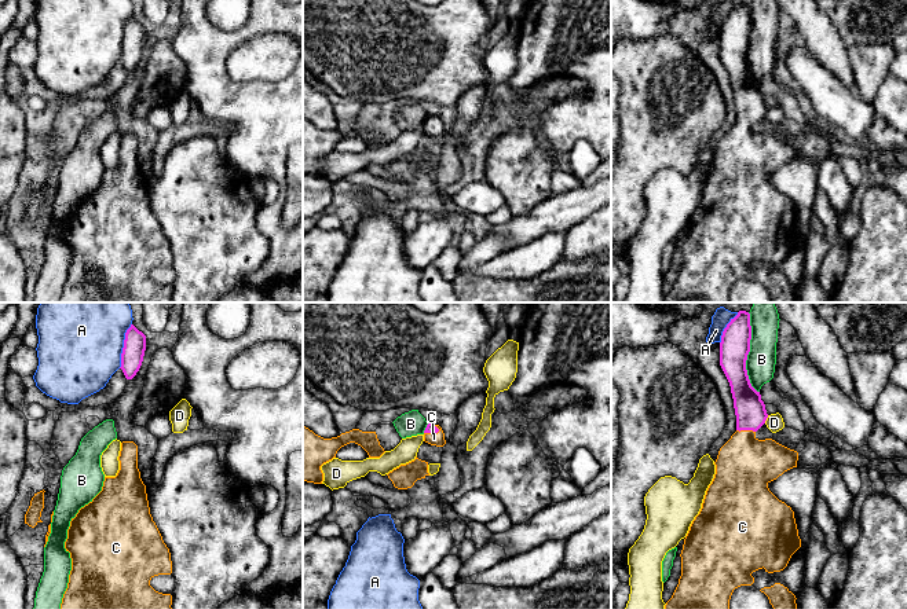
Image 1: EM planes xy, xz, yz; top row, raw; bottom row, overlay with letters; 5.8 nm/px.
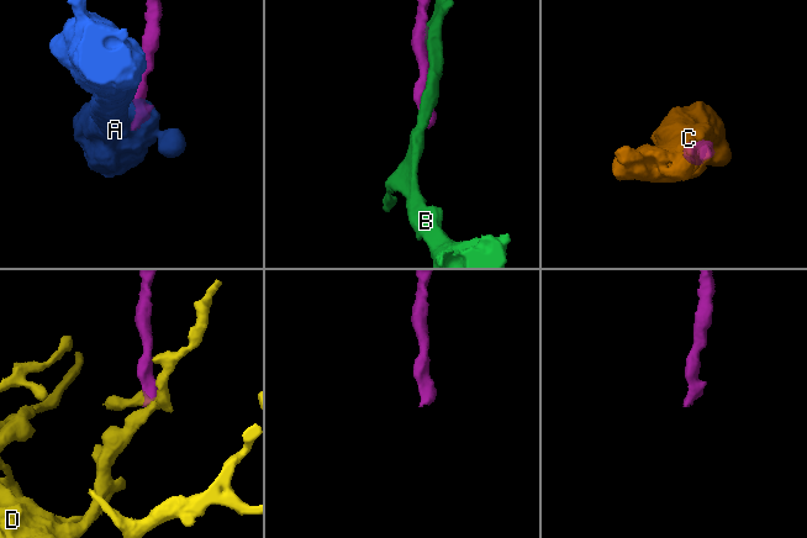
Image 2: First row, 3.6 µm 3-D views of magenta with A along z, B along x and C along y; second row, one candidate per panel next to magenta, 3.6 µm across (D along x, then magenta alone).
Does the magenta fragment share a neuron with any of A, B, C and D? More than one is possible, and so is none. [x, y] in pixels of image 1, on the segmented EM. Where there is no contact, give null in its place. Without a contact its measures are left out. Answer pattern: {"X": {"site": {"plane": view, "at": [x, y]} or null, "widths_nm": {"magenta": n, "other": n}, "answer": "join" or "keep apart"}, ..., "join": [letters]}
{"A": {"site": {"plane": "xy", "at": [124, 345]}, "widths_nm": {"magenta": 130, "other": 480}, "answer": "keep apart"}, "B": {"site": {"plane": "yz", "at": [749, 351]}, "widths_nm": {"magenta": 180, "other": 180}, "answer": "keep apart"}, "C": {"site": {"plane": "yz", "at": [746, 429]}, "widths_nm": {"magenta": 180, "other": 340}, "answer": "join"}, "D": {"site": {"plane": "yz", "at": [765, 419]}, "widths_nm": {"magenta": 180, "other": 100}, "answer": "keep apart"}, "join": ["C"]}

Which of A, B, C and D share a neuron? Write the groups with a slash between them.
A / B / C / D

